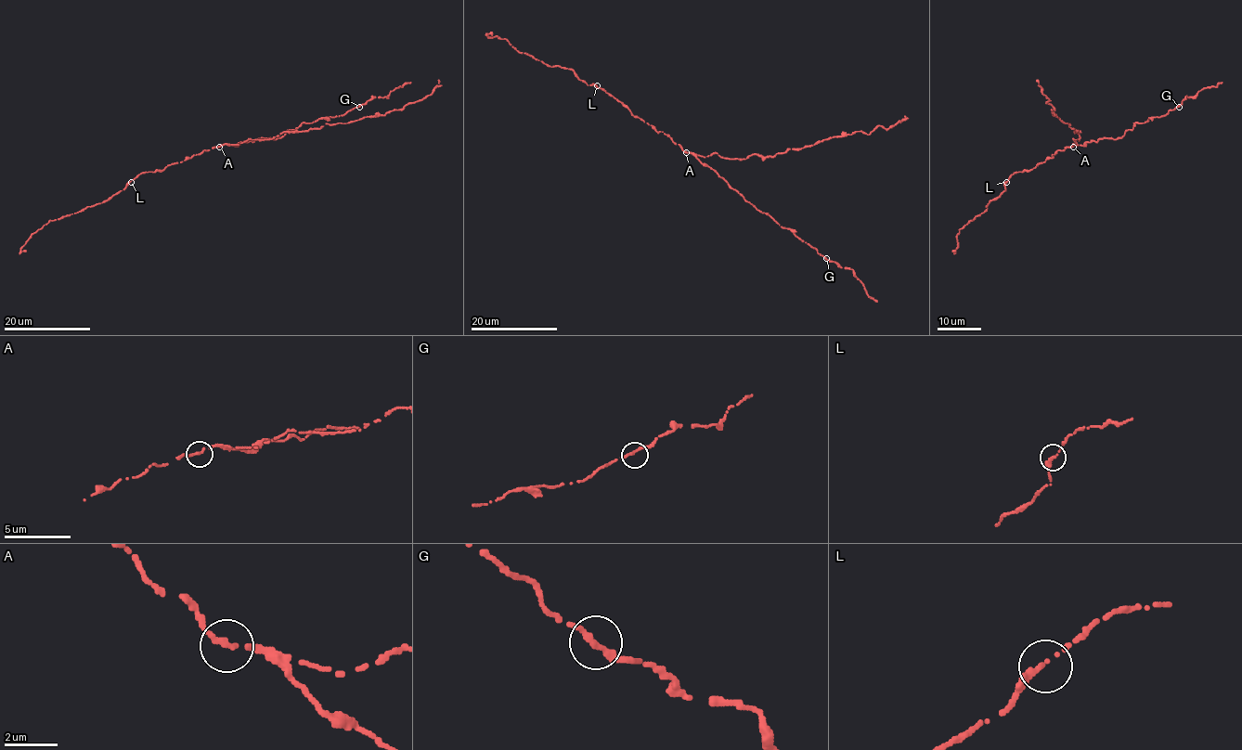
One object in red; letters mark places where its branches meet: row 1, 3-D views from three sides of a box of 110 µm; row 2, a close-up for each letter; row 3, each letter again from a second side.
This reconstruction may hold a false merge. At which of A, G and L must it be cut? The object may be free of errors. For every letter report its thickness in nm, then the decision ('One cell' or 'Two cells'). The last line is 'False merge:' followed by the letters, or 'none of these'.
A: Thickness 200 nm. Two cells
G: Thickness 220 nm. One cell
L: Thickness 200 nm. One cell
False merge: A

